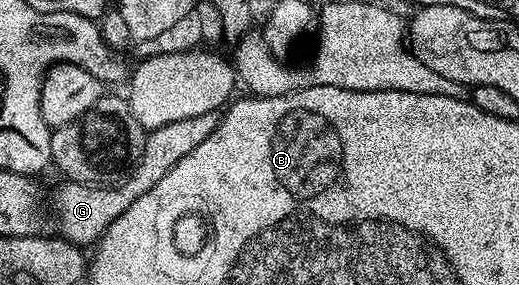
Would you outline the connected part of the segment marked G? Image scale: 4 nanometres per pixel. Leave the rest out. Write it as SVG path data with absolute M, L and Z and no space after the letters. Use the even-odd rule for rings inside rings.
M218 113L196 115L193 119L180 119L177 123L166 123L164 127L149 130L146 134L144 151L140 155L138 165L117 187L99 187L96 185L81 185L75 181L63 180L58 189L58 229L57 232L67 241L79 247L93 246L101 238L111 223L120 219L140 195L148 195L188 151L196 151L212 131L216 131L220 117Z

